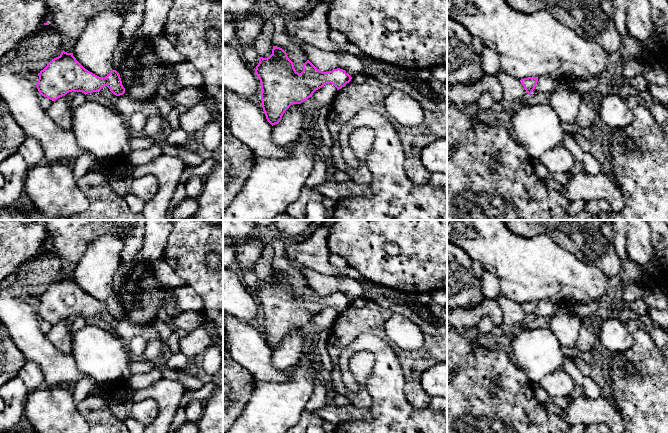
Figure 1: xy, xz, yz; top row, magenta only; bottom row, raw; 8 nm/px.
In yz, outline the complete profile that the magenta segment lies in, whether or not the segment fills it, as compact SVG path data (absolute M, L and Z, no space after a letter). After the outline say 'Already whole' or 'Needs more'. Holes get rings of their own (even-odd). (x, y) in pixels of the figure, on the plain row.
M528 301L520 304L521 308L523 309L524 313L528 318L531 318L535 313L538 302L535 301Z. Already whole

